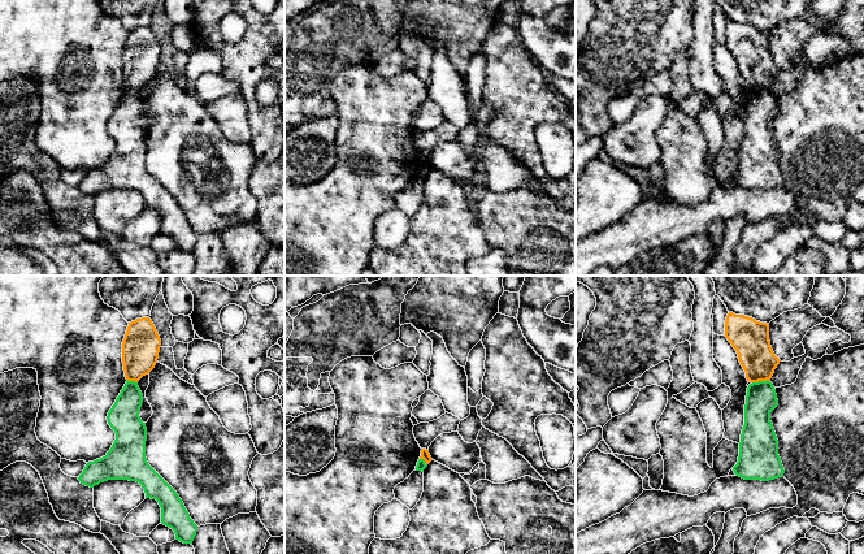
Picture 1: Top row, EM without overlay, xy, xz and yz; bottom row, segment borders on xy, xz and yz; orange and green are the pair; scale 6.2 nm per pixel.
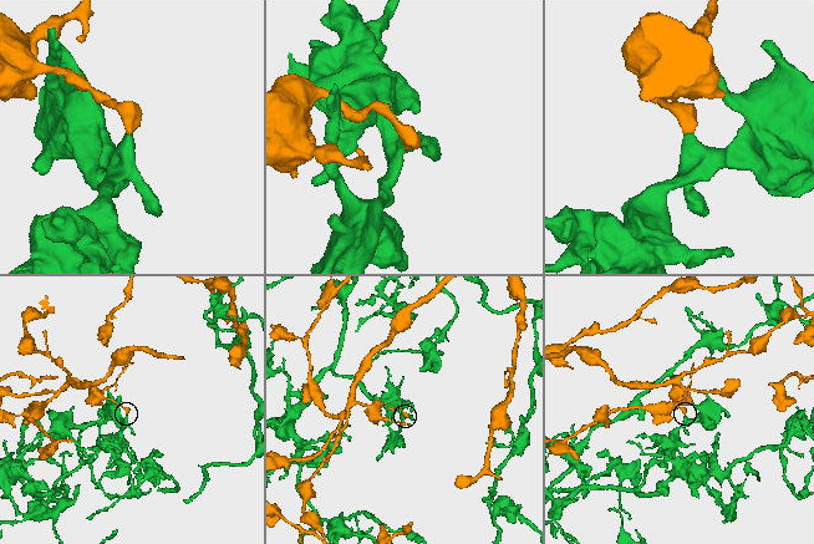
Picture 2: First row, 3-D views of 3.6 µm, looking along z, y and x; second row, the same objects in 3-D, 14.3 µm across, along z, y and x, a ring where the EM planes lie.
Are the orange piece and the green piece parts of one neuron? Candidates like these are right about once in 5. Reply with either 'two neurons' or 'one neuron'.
two neurons

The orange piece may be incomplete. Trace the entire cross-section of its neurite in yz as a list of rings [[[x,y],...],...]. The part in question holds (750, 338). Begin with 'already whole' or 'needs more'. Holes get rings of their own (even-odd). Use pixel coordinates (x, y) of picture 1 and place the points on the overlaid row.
already whole; [[[729,312],[725,321],[725,337],[735,349],[747,381],[770,381],[781,360],[770,346],[769,324]]]

